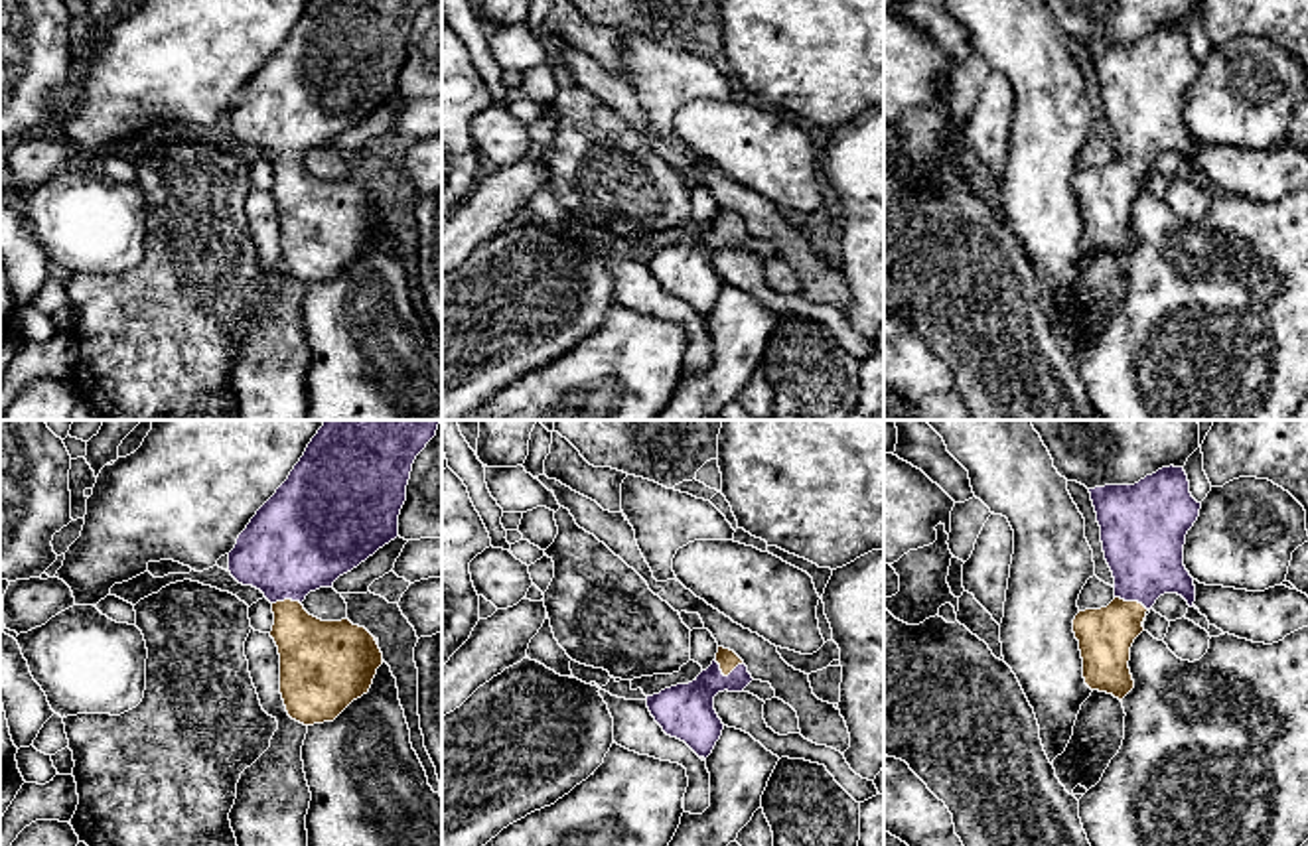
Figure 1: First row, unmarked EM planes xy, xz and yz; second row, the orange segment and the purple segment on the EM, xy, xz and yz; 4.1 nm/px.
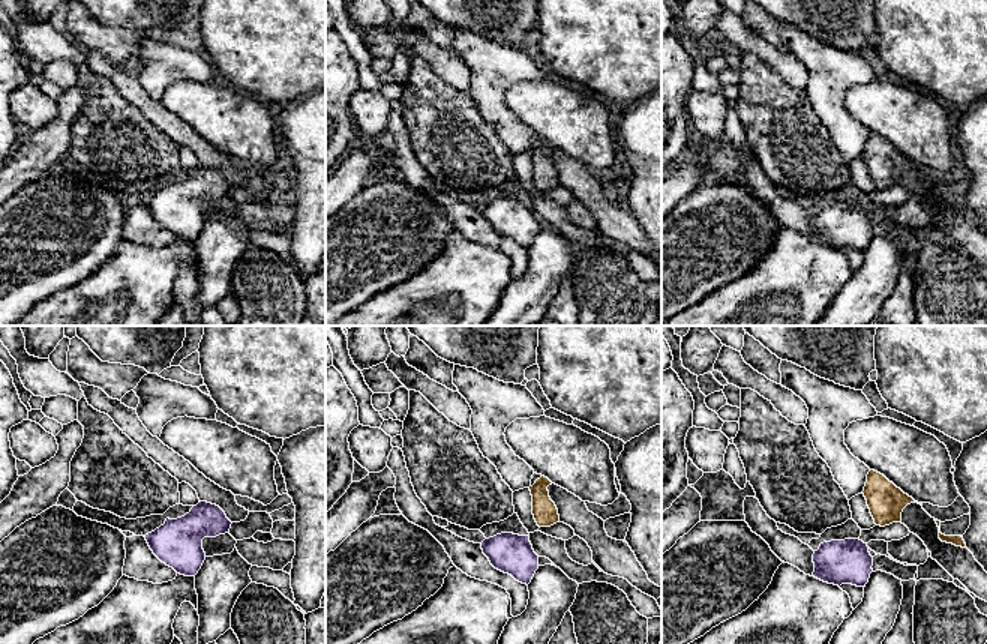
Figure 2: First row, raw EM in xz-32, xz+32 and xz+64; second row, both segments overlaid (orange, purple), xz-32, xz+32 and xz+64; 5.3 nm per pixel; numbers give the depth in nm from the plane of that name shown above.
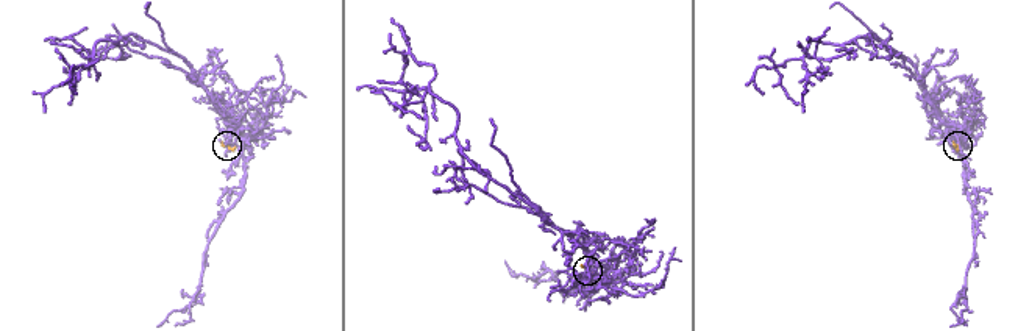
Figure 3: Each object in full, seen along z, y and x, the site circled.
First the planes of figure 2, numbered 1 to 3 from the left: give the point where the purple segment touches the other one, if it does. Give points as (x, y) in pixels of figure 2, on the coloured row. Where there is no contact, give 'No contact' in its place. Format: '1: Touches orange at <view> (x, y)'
1: No contact
2: No contact
3: No contact

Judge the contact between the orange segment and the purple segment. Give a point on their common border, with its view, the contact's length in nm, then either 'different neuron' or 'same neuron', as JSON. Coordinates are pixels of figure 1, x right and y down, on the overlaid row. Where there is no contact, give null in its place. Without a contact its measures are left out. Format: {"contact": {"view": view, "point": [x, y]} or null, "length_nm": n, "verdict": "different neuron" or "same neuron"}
{"contact": {"view": "xz", "point": [726, 675]}, "length_nm": 120, "verdict": "same neuron"}

